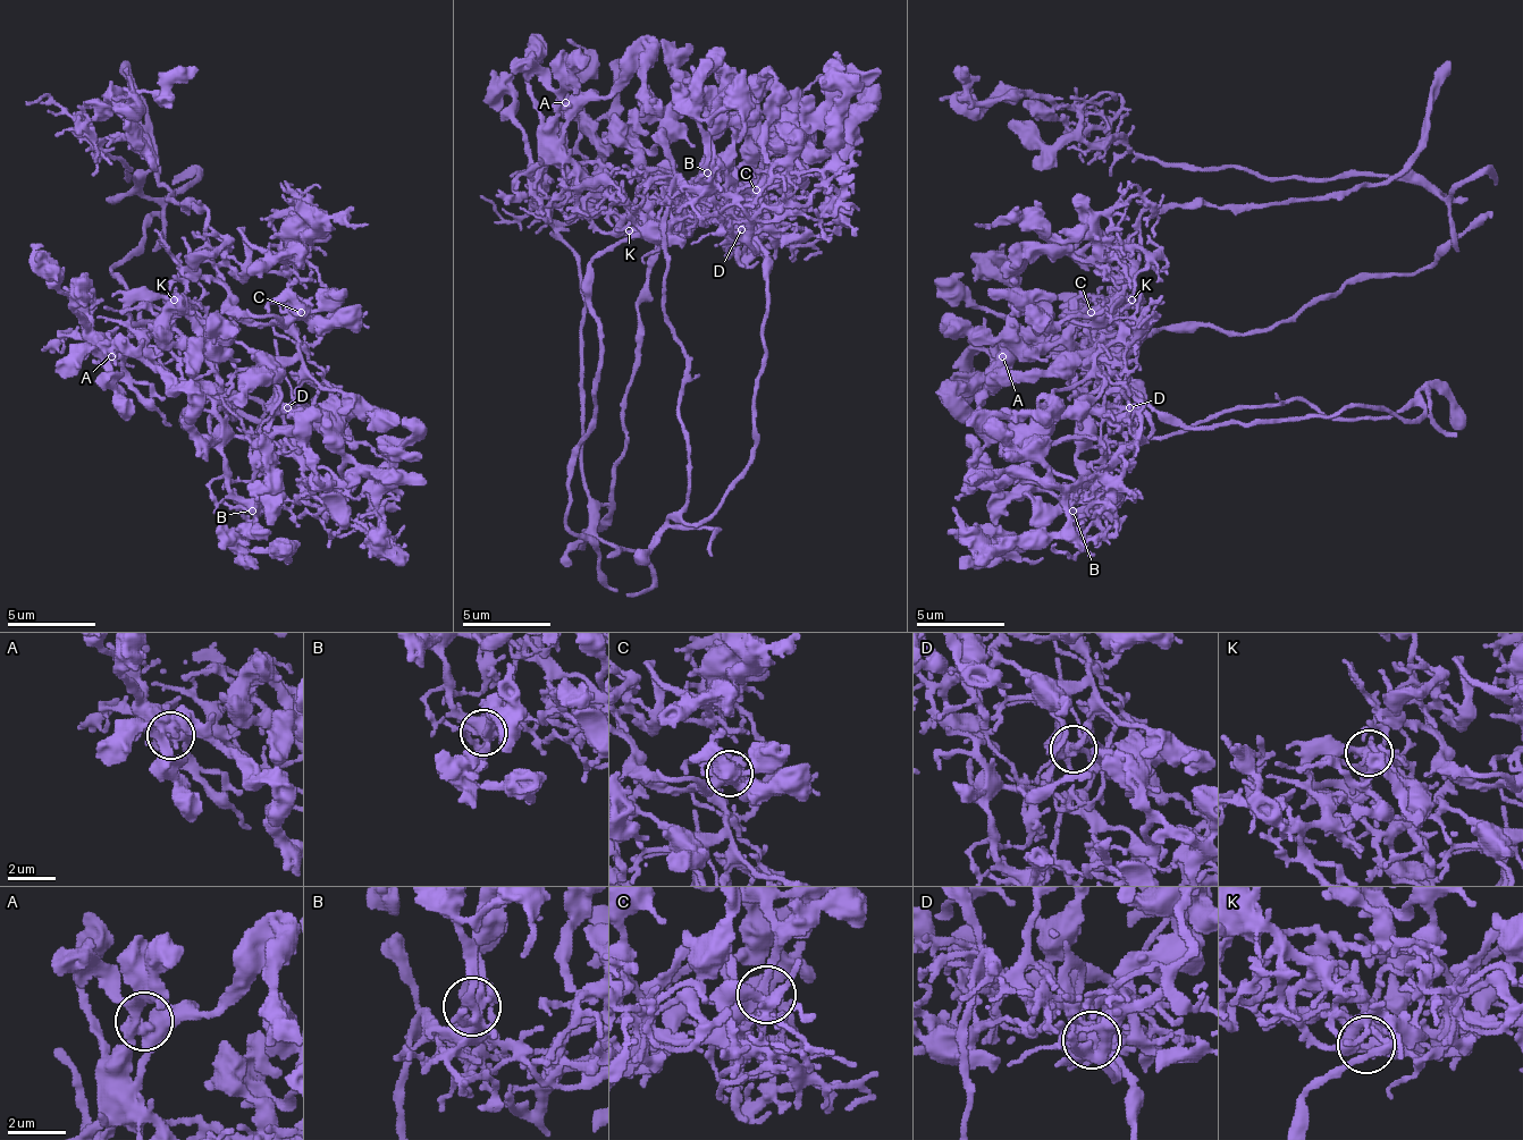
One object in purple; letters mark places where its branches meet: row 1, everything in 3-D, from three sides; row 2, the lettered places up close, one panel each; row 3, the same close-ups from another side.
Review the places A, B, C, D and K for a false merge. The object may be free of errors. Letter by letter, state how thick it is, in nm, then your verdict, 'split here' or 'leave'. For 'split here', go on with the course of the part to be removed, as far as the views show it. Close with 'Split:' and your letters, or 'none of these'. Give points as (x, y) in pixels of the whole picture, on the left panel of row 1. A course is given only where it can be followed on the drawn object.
A: 440 nm thick; leave
B: 320 nm thick; leave
C: 240 nm thick; leave
D: 360 nm thick; leave
K: 200 nm thick; leave
Split: none of these

